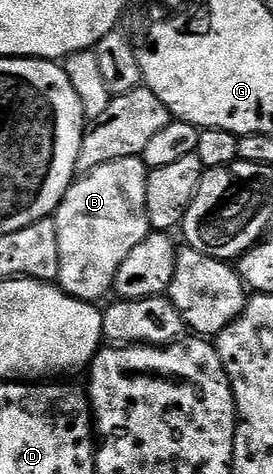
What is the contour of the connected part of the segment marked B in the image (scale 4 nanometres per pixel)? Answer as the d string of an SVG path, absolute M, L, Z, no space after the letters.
M142 156L126 157L125 159L113 159L109 163L101 163L101 167L93 167L89 172L76 176L75 180L71 182L67 189L67 194L61 199L58 209L53 214L55 226L57 227L57 251L59 252L59 279L57 284L70 297L75 297L79 301L102 302L102 297L106 293L110 294L112 292L115 276L121 267L121 263L125 263L125 259L129 259L133 247L137 247L137 243L144 241L147 234L152 232L149 215L145 207L145 187L147 186L148 172L147 164L143 162Z

